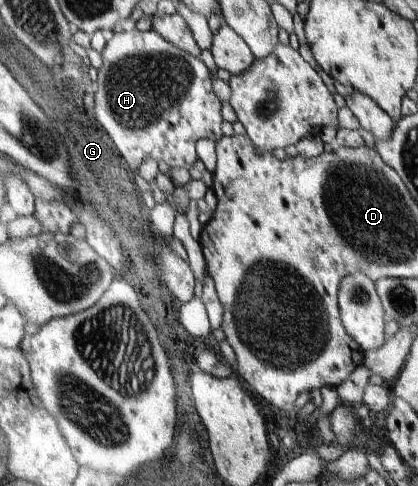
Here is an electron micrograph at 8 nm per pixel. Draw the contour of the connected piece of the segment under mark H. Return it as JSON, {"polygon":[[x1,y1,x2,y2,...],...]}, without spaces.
{"polygon":[[129,30,115,34,101,52,103,64,95,83,95,110,92,116,108,133,129,167,138,169,147,157,164,161,170,168,192,167,198,161,196,143,201,139,222,140,222,101,212,89,214,75,199,57,180,49,157,31]]}

